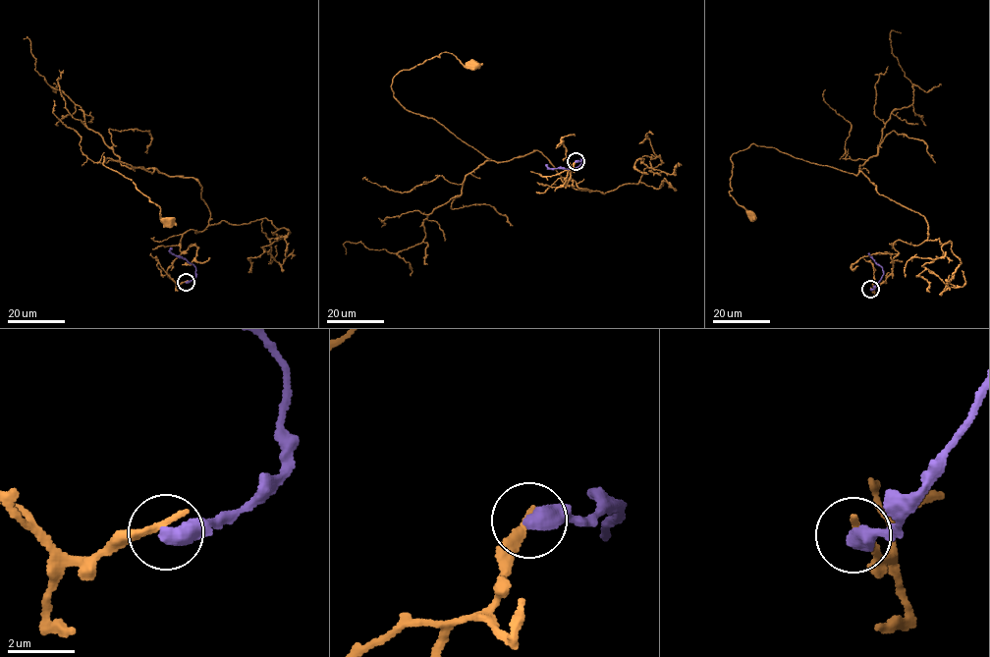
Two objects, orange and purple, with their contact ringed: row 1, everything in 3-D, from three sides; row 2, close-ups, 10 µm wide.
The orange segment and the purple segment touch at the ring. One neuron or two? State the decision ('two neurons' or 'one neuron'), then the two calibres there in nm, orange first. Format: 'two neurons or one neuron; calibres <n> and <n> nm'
two neurons; calibres 280 and 500 nm

